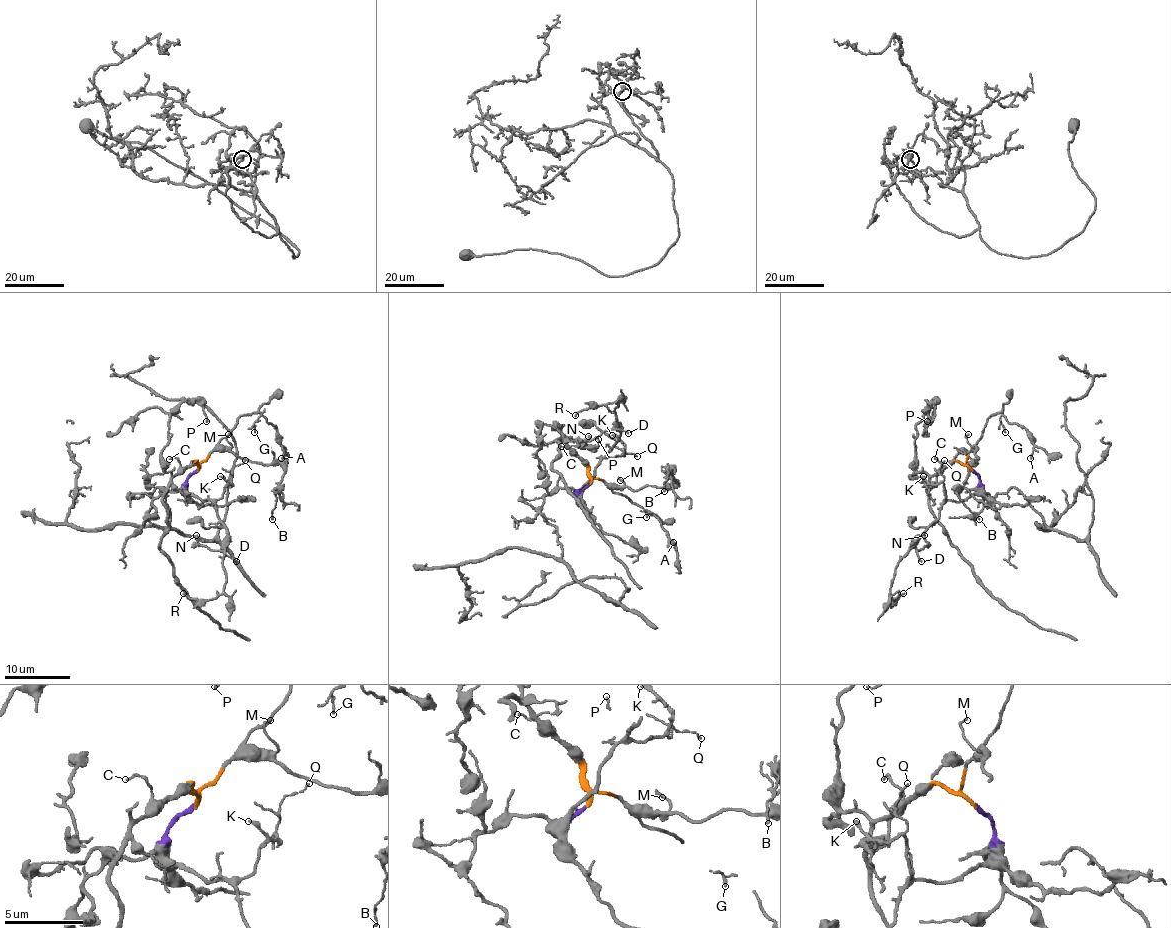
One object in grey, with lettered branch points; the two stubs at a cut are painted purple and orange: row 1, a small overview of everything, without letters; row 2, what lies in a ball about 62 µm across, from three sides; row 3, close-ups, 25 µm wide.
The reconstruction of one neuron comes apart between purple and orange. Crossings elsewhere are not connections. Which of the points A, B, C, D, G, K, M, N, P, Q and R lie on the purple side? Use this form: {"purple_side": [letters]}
{"purple_side": ["D", "K", "N", "Q", "R"]}

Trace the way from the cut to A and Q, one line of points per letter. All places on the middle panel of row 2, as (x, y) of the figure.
A: (590, 484), (593, 477), (601, 479), (614, 492), (645, 508), (658, 518), (668, 538), (676, 544), (673, 543)
Q: (588, 484), (579, 492), (593, 476), (593, 469), (601, 460), (622, 456), (624, 451), (637, 456)

